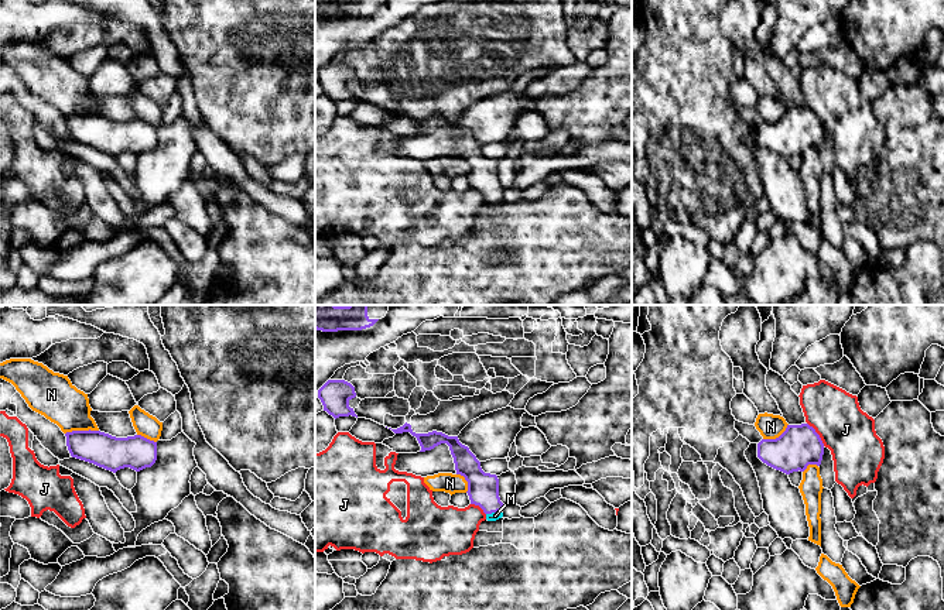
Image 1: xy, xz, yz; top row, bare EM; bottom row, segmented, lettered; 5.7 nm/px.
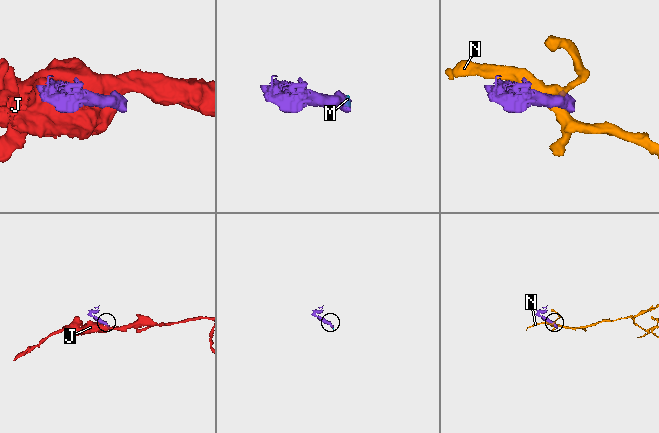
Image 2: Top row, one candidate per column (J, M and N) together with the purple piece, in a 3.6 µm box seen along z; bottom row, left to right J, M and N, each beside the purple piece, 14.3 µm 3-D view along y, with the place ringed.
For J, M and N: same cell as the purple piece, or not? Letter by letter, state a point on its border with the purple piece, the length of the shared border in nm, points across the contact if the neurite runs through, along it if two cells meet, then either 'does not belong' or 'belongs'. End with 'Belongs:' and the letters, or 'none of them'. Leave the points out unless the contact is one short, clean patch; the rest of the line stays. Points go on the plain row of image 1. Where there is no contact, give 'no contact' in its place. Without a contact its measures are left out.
J: meets purple in yz at (817, 117); contact 170 nm long; border along yz (807, 106), (824, 129); does not belong
M: meets purple in xz at (493, 195); contact 90 nm long; runs through xz (482, 171), (493, 195), (495, 199); belongs
N: meets purple in xy at (81, 115); contact 190 nm long; does not belong
Belongs: M

